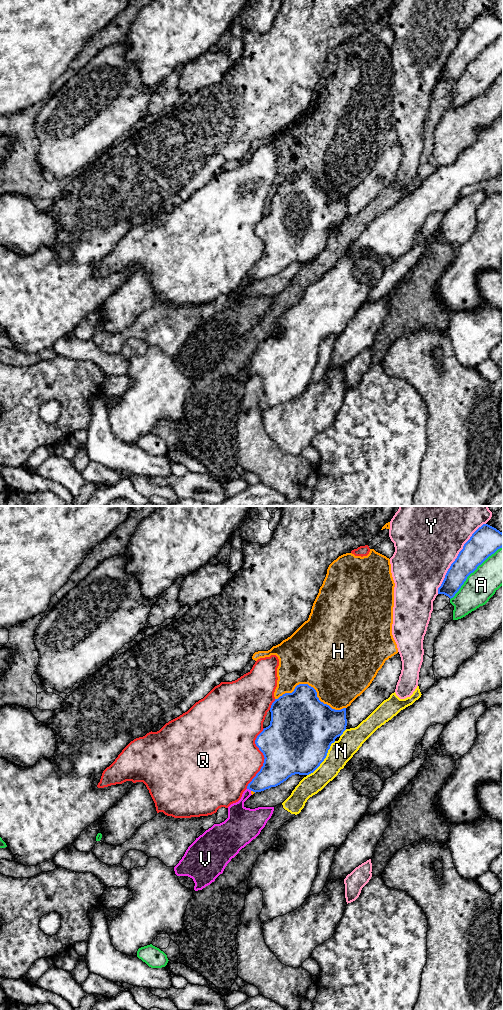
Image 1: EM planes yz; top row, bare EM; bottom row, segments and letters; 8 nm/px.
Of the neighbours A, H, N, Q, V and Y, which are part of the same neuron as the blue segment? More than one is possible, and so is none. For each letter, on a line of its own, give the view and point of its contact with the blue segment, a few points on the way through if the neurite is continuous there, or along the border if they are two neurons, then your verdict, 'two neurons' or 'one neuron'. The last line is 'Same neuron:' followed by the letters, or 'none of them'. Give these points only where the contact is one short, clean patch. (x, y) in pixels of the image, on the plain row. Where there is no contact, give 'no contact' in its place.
A: yz (473, 59) | two neurons
H: yz (312, 175) | two neurons
N: yz (324, 246) | two neurons
Q: yz (264, 245) | two neurons
V: yz (249, 277) | along yz (247, 276), (251, 278) | two neurons
Y: yz (457, 45) | two neurons
Same neuron: none of them

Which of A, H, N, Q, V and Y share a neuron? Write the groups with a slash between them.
A / H V / N / Q / Y

